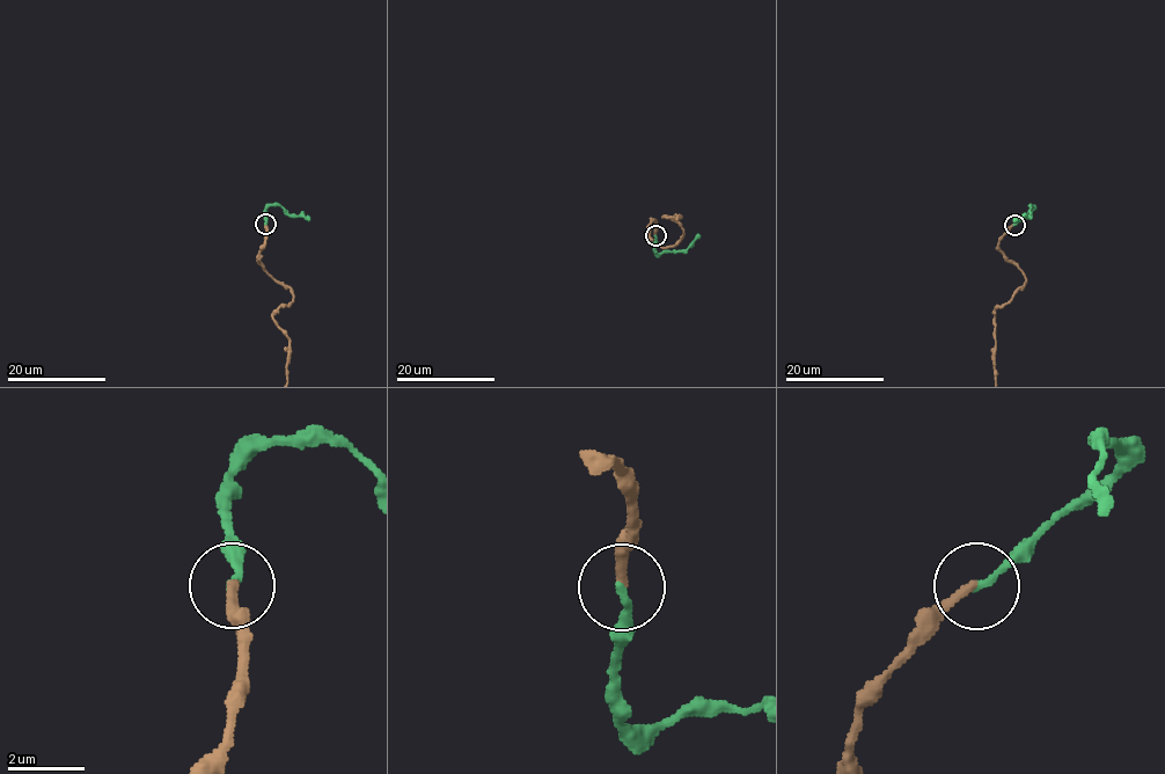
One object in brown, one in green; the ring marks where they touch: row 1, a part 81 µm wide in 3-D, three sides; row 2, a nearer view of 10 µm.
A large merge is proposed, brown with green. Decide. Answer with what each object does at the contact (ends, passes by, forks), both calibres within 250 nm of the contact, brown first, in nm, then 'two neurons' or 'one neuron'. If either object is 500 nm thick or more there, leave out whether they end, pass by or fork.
brown ends there; green ends there; 240 nm thick on the brown side, 200 nm on the other; two neurons

